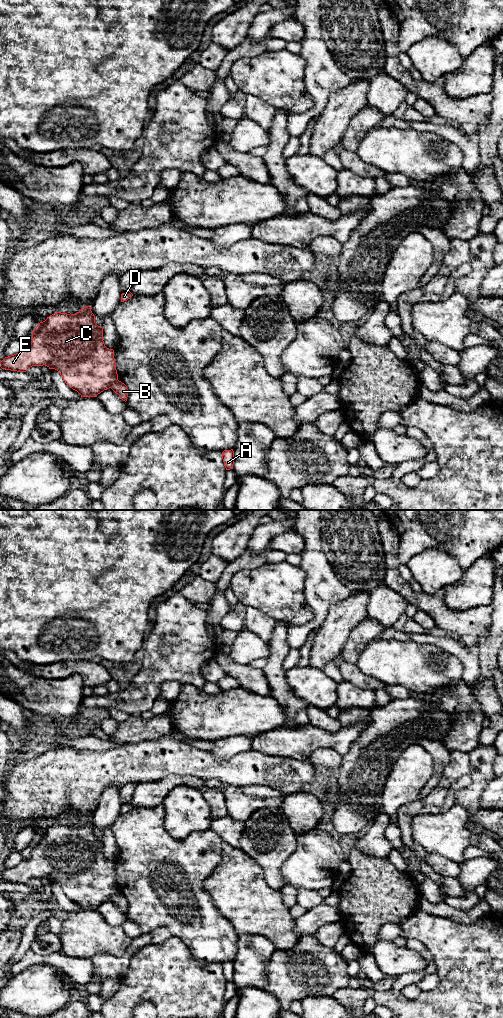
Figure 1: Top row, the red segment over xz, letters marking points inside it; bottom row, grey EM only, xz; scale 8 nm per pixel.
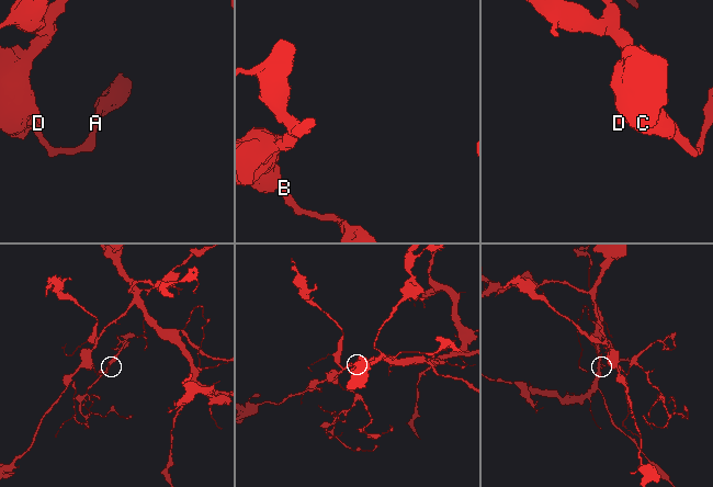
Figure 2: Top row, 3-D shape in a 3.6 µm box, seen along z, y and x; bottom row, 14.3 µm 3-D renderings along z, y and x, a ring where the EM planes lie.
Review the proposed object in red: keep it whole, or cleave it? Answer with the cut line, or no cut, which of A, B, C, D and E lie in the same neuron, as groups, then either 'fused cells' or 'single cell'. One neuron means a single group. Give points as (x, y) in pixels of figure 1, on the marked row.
cut in xz along (117, 379), (109, 387); A B / C D E; fused cells

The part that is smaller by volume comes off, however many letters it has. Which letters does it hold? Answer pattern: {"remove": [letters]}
{"remove": ["A", "B"]}

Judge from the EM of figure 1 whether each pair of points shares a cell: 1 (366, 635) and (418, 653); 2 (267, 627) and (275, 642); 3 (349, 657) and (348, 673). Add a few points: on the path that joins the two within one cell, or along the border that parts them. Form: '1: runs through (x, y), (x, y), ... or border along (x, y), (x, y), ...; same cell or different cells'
1: border along (373, 639), (364, 646), (358, 657); different cells
2: border along (276, 621), (268, 643); different cells
3: border along (343, 660), (355, 665); different cells

